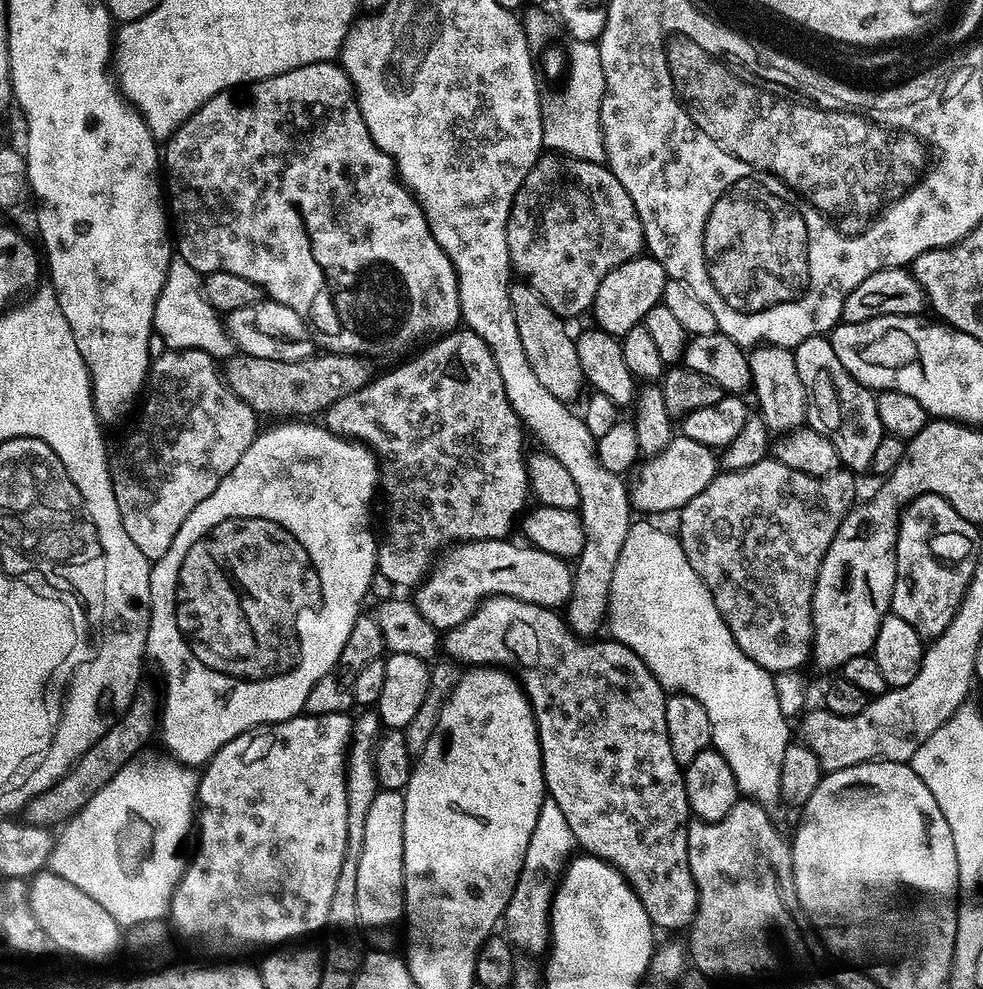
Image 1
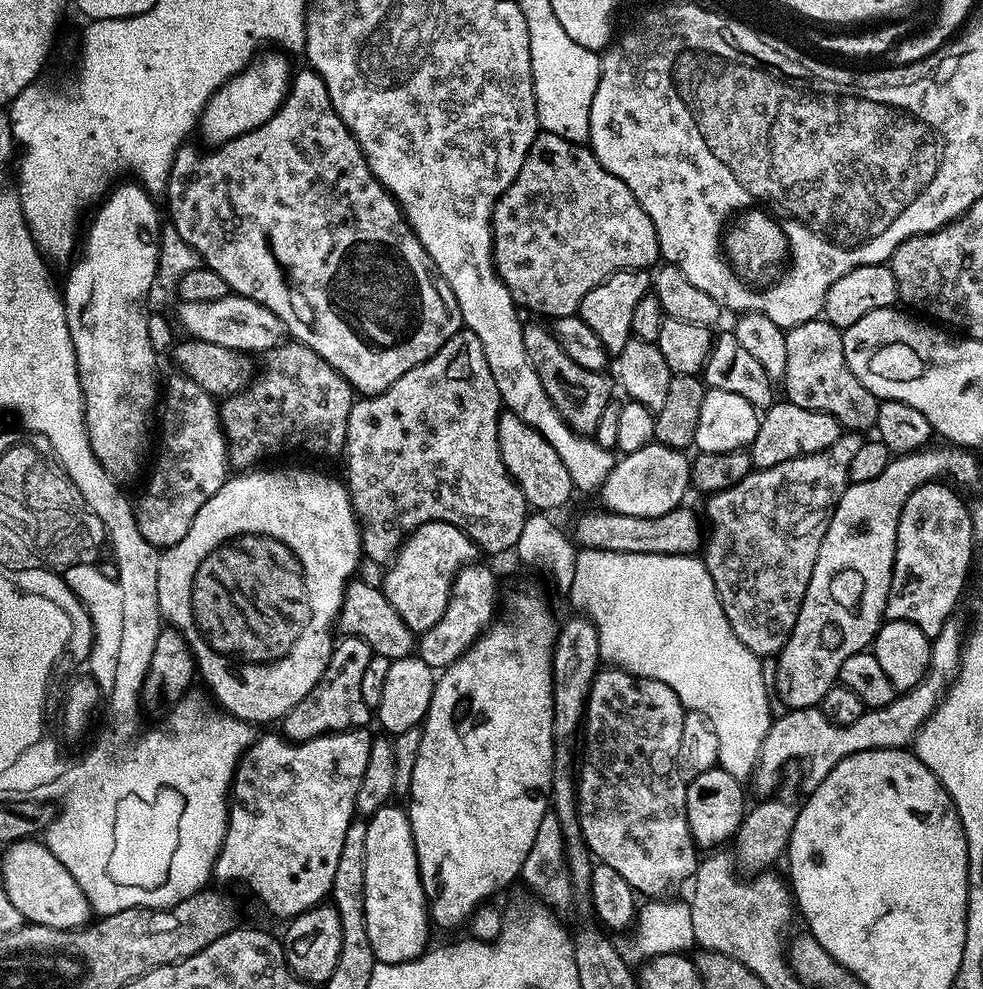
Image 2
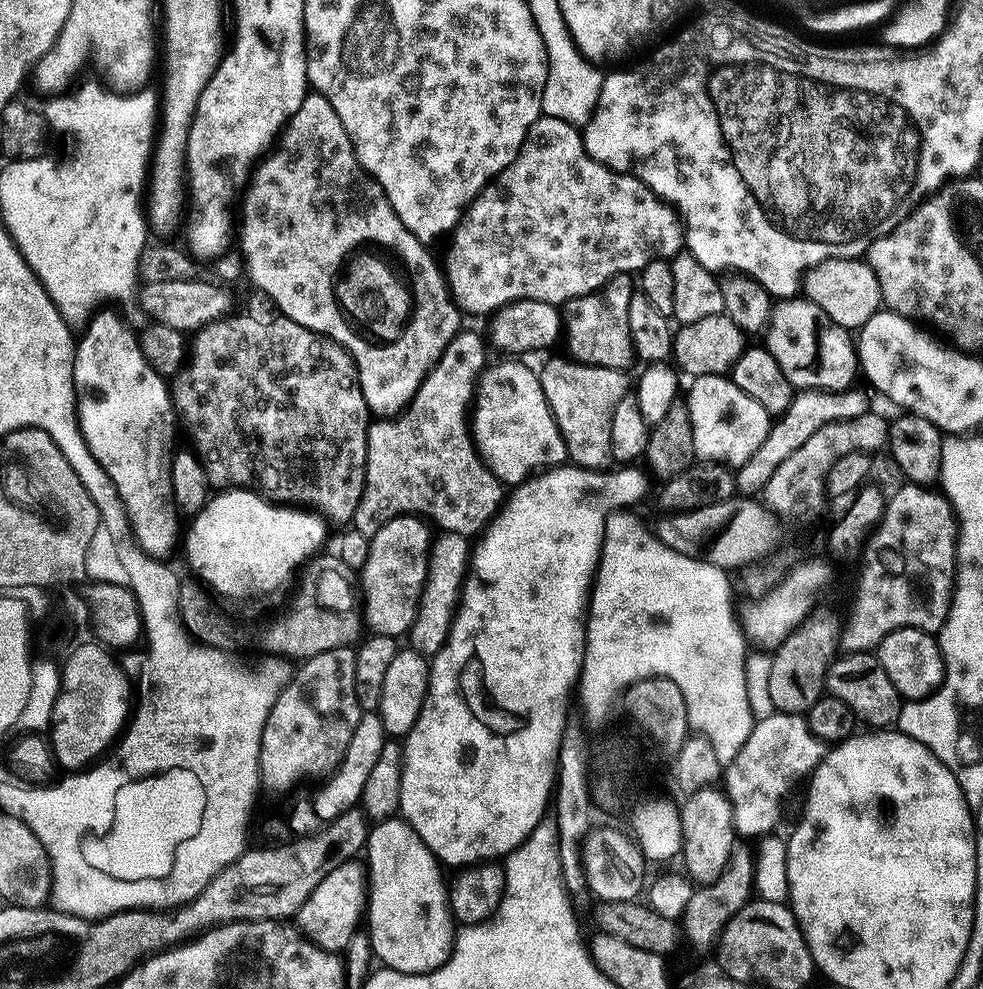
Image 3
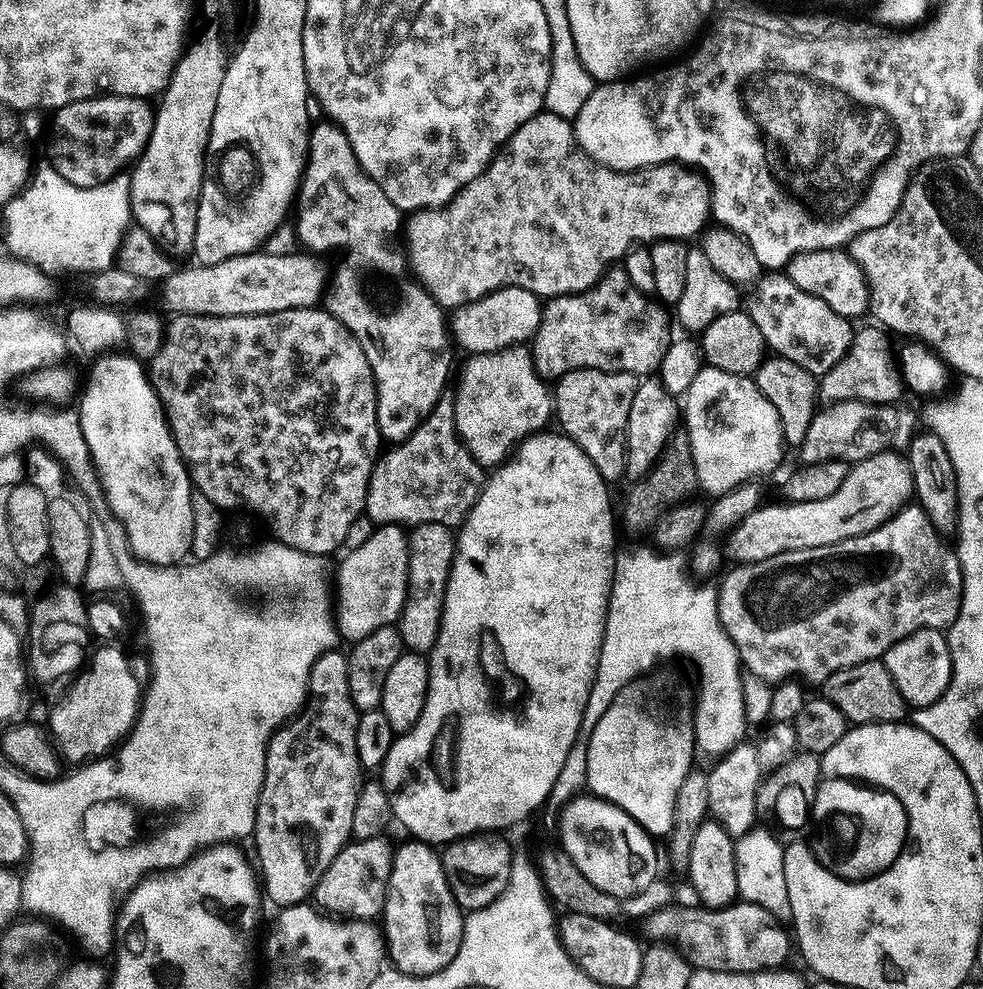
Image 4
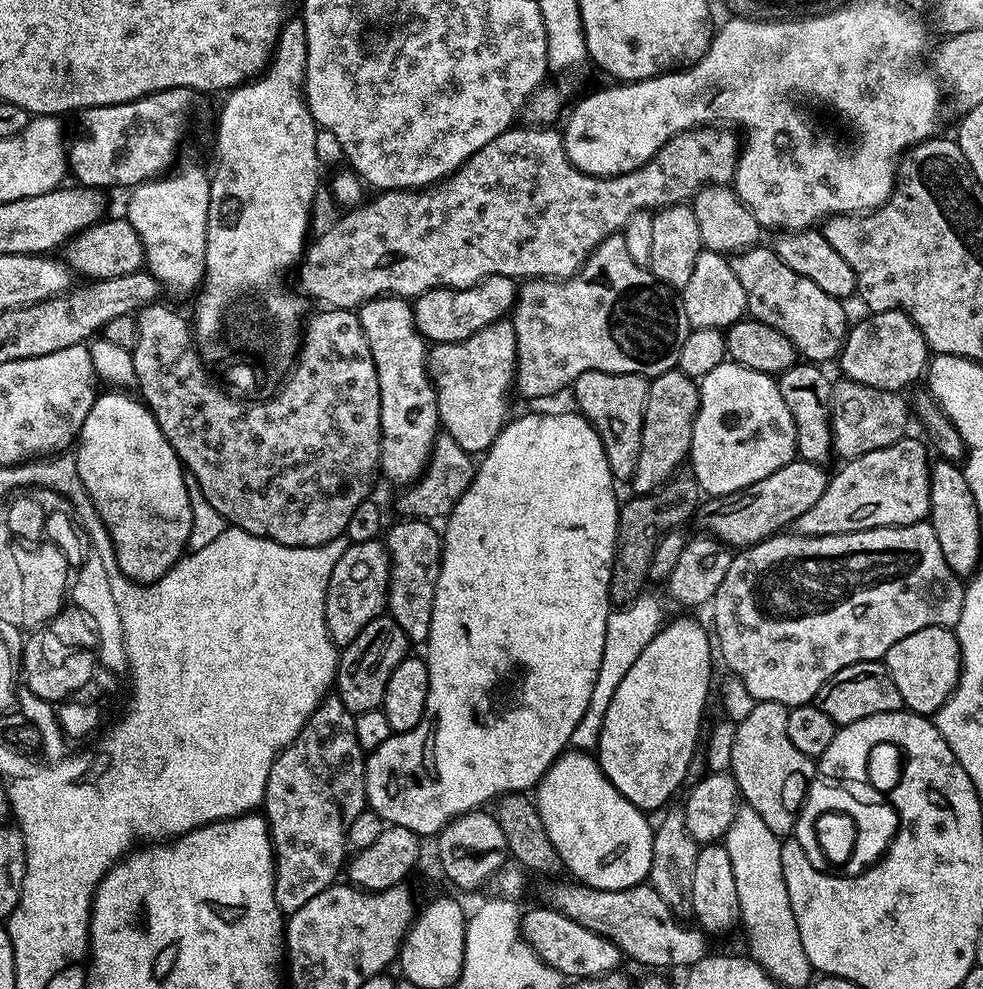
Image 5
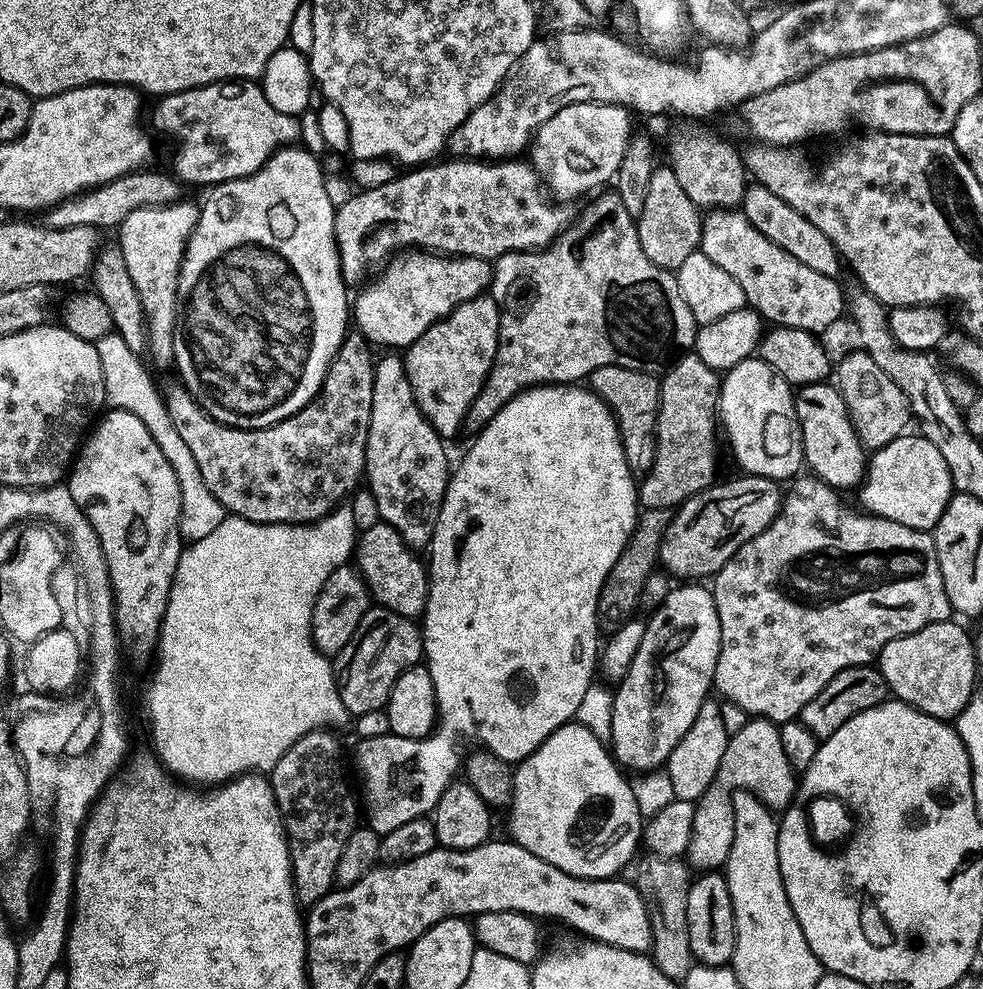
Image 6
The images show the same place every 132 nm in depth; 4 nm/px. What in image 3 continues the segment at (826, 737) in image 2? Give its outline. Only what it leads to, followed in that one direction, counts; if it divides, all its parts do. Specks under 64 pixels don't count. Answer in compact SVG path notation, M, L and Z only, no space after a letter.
M775 711L772 717L755 721L746 746L738 750L738 758L731 760L722 772L722 791L732 807L737 833L744 838L769 835L784 812L784 799L800 779L811 777L825 751L824 741L810 730L803 715Z

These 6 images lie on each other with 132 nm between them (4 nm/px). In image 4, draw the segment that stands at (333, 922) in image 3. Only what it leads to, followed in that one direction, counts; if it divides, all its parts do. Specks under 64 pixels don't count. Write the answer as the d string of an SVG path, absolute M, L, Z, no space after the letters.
M379 835L365 840L353 839L345 844L316 883L314 904L320 912L336 918L369 922L375 921L383 913L394 851L393 845L388 845L384 839L383 835Z

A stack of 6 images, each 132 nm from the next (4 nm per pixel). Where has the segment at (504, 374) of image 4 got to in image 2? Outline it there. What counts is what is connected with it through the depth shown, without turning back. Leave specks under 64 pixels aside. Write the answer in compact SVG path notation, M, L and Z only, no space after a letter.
M507 410L500 413L498 446L502 454L502 462L512 476L512 481L519 486L524 500L533 509L545 514L551 513L551 508L562 507L574 495L570 470L566 470L562 458L558 458L558 450L554 450L554 446L546 442L542 433Z

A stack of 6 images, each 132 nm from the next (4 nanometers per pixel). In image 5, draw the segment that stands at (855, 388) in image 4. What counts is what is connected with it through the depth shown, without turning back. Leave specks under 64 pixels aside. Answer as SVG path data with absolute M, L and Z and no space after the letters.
M886 310L873 312L849 327L838 363L844 371L841 373L845 380L853 380L887 392L900 392L910 387L919 376L921 379L925 375L929 359L930 349L919 326L905 312Z

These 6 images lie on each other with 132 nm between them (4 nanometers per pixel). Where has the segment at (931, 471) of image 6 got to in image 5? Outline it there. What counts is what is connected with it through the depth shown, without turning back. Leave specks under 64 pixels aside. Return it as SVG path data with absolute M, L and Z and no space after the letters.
M905 438L882 450L870 450L870 454L857 460L847 461L845 468L838 469L829 479L826 494L822 494L822 498L810 506L810 514L802 518L806 536L830 536L830 530L846 534L921 523L929 515L930 459L929 449L925 448L918 441Z

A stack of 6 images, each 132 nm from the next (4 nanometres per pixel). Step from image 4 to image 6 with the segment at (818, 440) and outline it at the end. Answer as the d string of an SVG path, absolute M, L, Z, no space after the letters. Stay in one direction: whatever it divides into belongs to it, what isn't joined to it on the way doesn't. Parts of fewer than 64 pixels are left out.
M866 351L850 353L848 357L835 365L834 383L846 402L846 410L850 414L850 422L864 443L865 449L875 450L886 446L895 436L905 435L904 423L910 420L910 409L904 392L870 358Z

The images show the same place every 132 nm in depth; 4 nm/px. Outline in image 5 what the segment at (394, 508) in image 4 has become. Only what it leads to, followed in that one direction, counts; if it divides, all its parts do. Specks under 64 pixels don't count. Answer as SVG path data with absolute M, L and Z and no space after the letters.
M447 434L437 435L432 444L432 456L424 468L424 473L413 480L411 484L403 489L404 492L396 500L396 508L399 515L404 518L415 518L429 522L439 521L447 518L454 510L454 506L466 494L466 490L472 485L472 479L476 473L476 464L473 457L454 438Z

